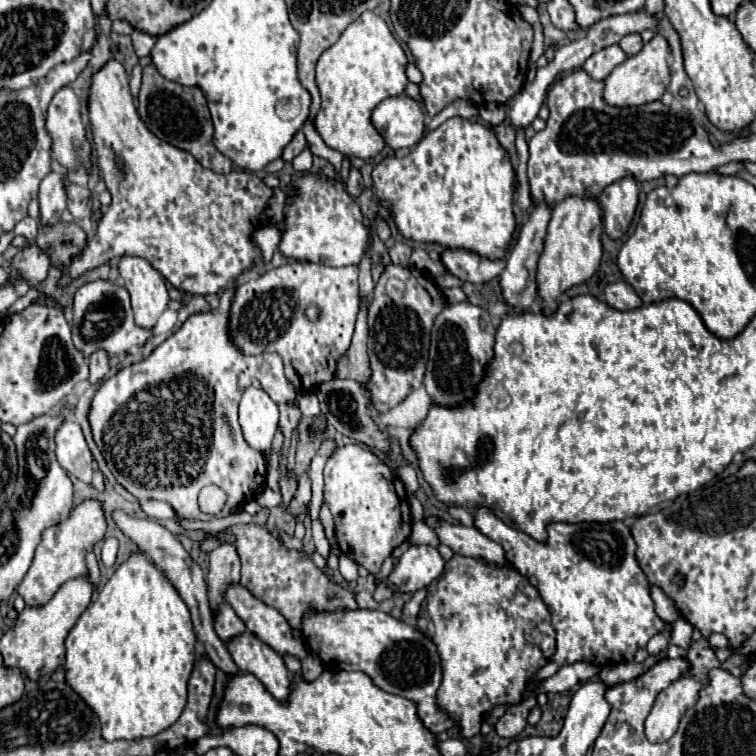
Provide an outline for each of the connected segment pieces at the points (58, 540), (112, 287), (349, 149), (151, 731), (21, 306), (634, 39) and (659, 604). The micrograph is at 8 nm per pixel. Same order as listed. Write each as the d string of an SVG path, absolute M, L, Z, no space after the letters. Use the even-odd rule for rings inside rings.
M94 498L82 500L78 506L72 508L70 516L64 522L46 528L42 532L42 540L36 548L30 570L26 572L24 580L16 588L16 592L24 598L24 602L28 606L42 606L56 594L56 590L64 582L80 578L80 576L88 578L86 554L92 552L94 544L98 544L104 538L106 528L108 528L108 524L106 524L106 514L104 514L102 502L94 500Z
M96 280L76 290L72 306L72 342L76 350L84 354L84 358L88 358L96 350L104 350L110 356L128 352L134 344L144 344L150 334L152 330L144 330L134 324L130 298L124 286L108 280ZM84 294L92 298L84 300ZM92 306L96 306L96 314L92 314ZM88 314L92 314L92 318L88 318Z
M370 10L354 20L342 32L338 42L320 54L316 64L316 84L322 96L322 108L314 126L328 148L362 160L370 160L382 152L386 144L372 126L370 116L376 104L384 98L400 96L404 92L408 84L406 64L408 58L386 22Z
M136 552L114 572L114 576L106 582L106 586L98 594L96 602L92 602L84 610L84 614L78 618L74 628L68 632L68 636L66 636L66 664L64 664L66 666L66 682L90 706L90 710L98 716L104 740L114 742L114 740L152 738L152 736L164 732L166 728L170 728L180 718L180 714L184 710L184 704L186 704L186 684L188 684L188 678L190 678L192 668L194 668L194 648L196 648L196 636L194 636L190 612L188 612L184 600L180 598L180 594L176 594L176 588L168 582L168 578L164 578L164 574L160 574L160 570L142 552Z
M30 289L28 293L19 298L6 312L6 316L10 316L12 313L18 313L27 308L36 298L40 296L40 292L35 289Z
M628 34L628 36L624 36L624 38L620 40L620 48L622 48L628 56L638 54L638 52L642 50L642 46L644 46L644 42L642 42L640 34Z
M658 586L652 588L652 600L656 602L656 614L658 614L660 618L664 618L664 622L672 624L674 620L680 618L680 612L676 610L674 602L672 602L672 600L670 600Z

